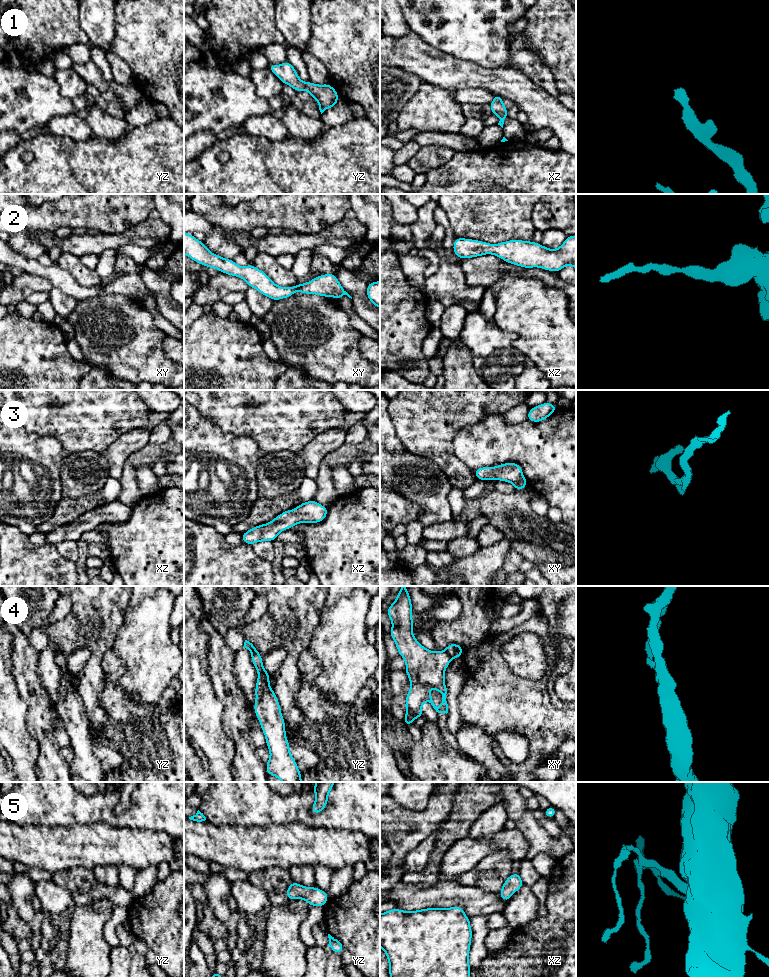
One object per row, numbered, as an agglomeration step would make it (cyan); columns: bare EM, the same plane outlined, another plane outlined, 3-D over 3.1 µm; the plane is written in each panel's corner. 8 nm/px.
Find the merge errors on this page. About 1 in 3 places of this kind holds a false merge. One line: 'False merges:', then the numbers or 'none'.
False merges: 4

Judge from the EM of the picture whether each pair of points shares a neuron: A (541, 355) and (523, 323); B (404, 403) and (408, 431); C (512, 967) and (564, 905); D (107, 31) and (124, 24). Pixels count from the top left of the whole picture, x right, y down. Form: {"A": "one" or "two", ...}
{"A": "one", "B": "one", "C": "one", "D": "two"}

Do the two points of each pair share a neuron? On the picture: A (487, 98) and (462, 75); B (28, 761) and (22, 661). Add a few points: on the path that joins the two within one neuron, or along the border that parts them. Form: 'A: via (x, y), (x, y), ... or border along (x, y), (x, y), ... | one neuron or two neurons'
A: border along (454, 89), (485, 88), (494, 93) | two neurons
B: border along (14, 678), (16, 688), (27, 706), (26, 722) | two neurons

